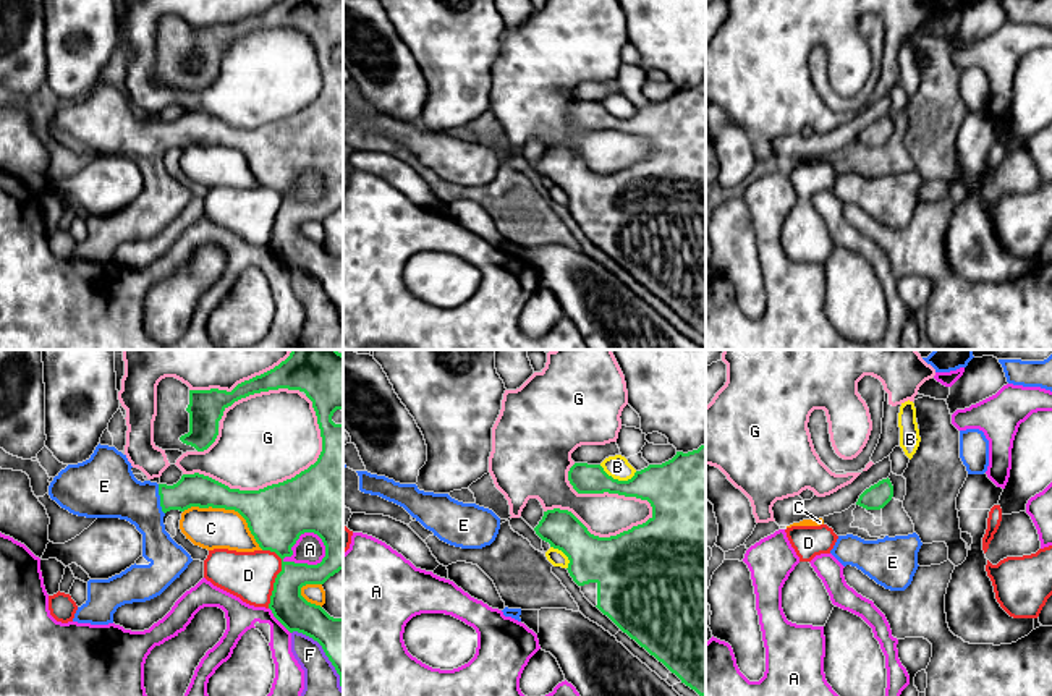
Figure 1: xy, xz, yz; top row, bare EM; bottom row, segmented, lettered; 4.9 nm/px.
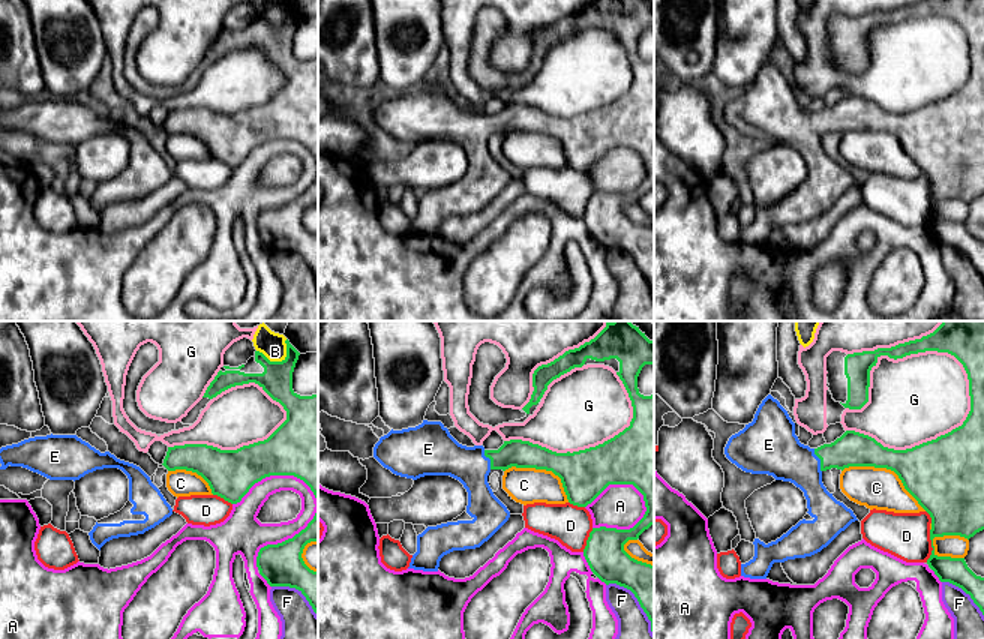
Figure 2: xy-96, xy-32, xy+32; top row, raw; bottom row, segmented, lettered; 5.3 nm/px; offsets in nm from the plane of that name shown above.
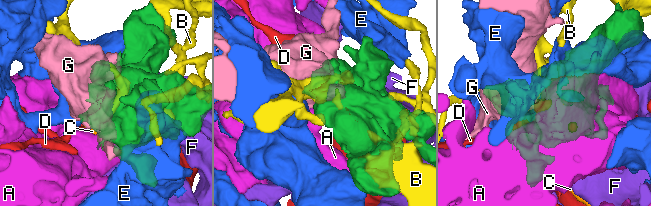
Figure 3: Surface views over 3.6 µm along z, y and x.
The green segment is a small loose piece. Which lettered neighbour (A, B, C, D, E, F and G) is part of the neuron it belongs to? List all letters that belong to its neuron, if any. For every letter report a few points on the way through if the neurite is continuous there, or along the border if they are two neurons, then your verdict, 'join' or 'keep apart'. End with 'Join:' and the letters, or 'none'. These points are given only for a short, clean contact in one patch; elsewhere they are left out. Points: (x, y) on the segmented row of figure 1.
A: keep apart
B: keep apart
C: keep apart
D: keep apart
E: join
F: keep apart
G: keep apart
Join: E

